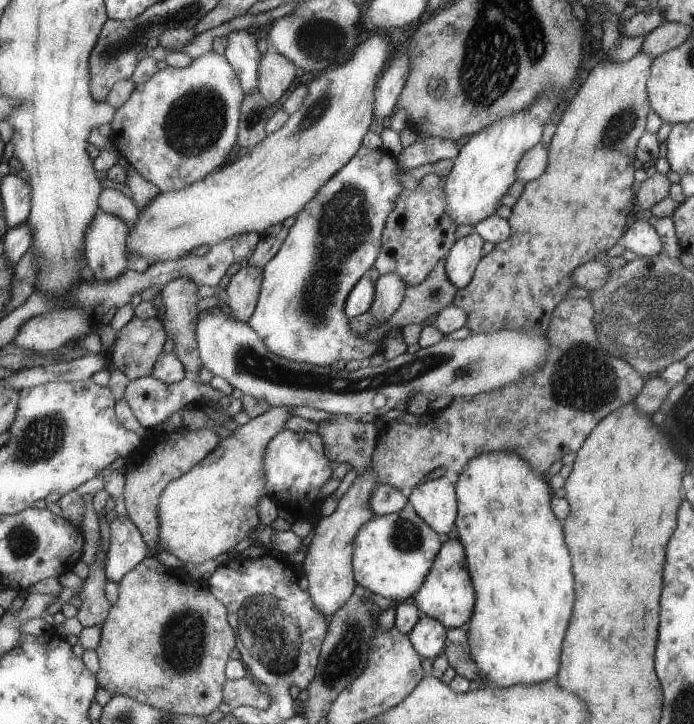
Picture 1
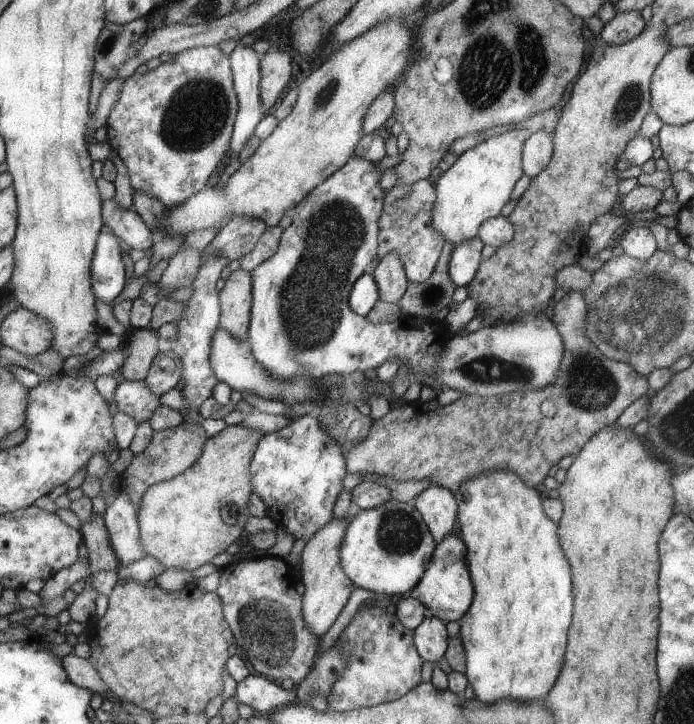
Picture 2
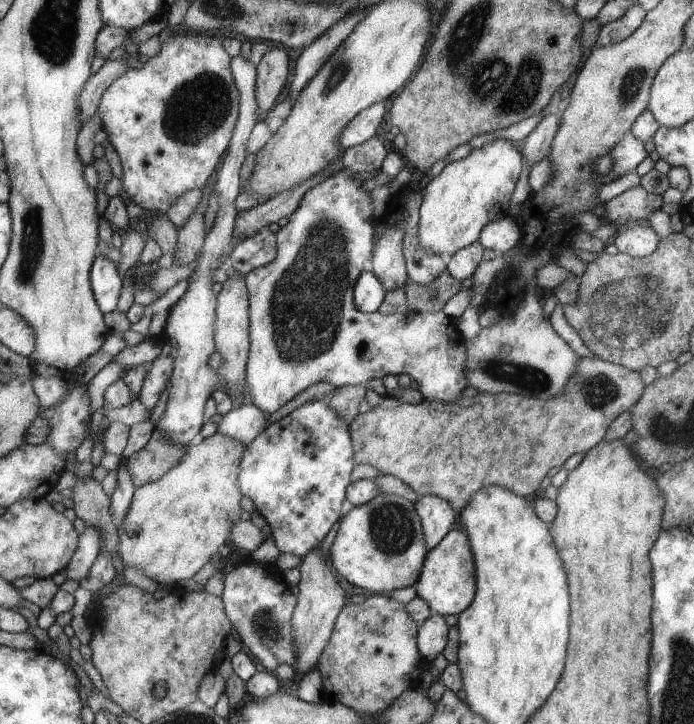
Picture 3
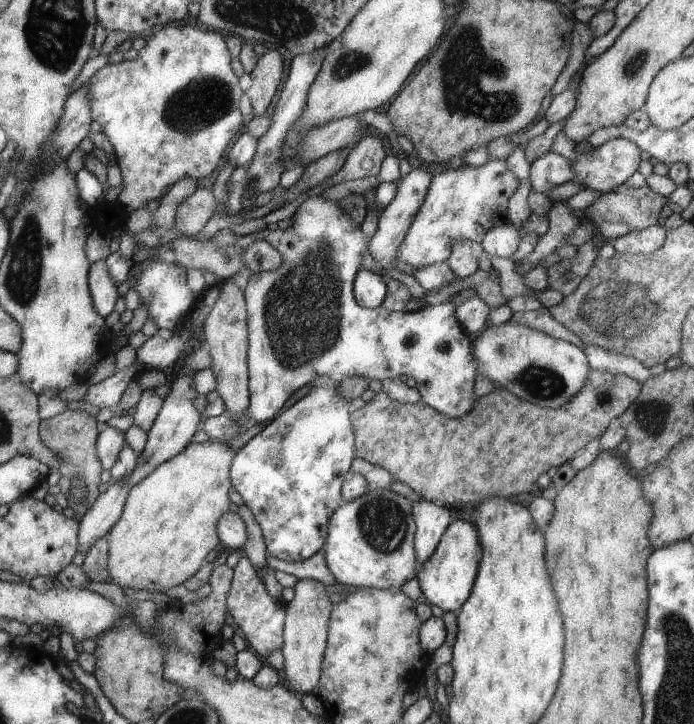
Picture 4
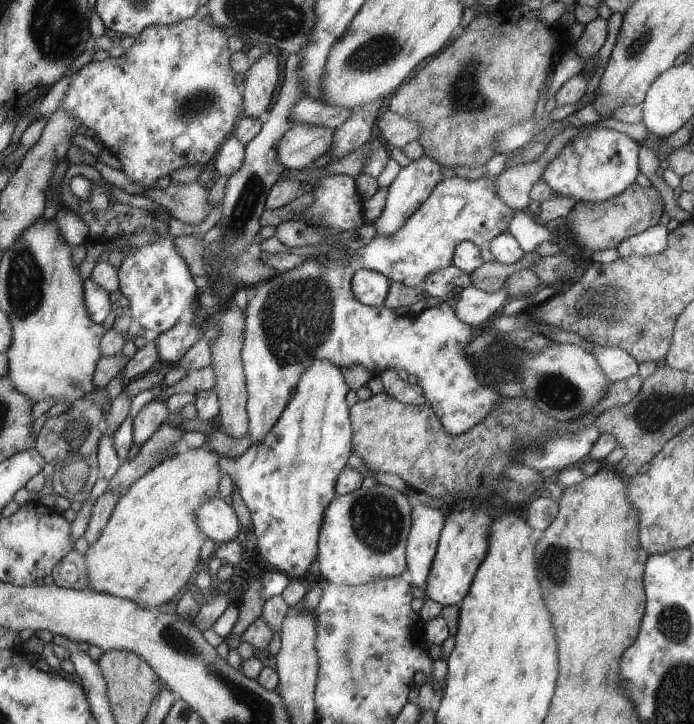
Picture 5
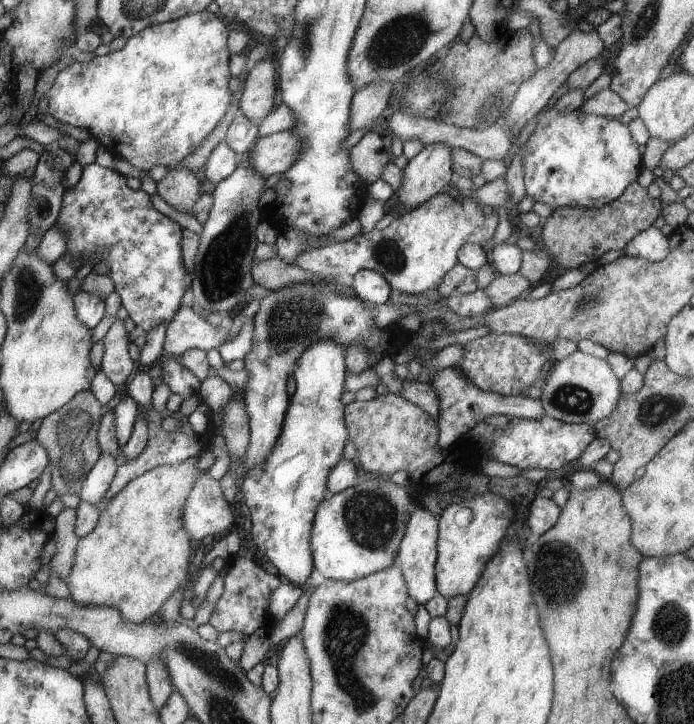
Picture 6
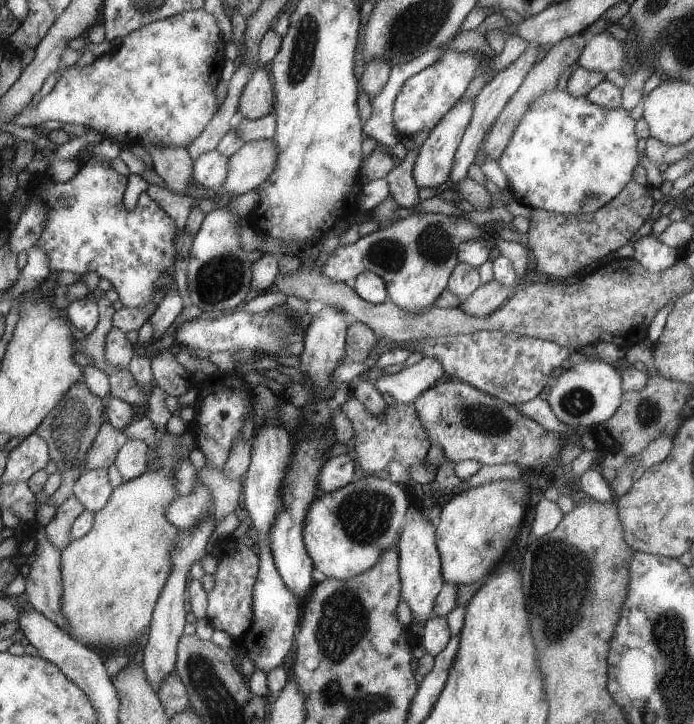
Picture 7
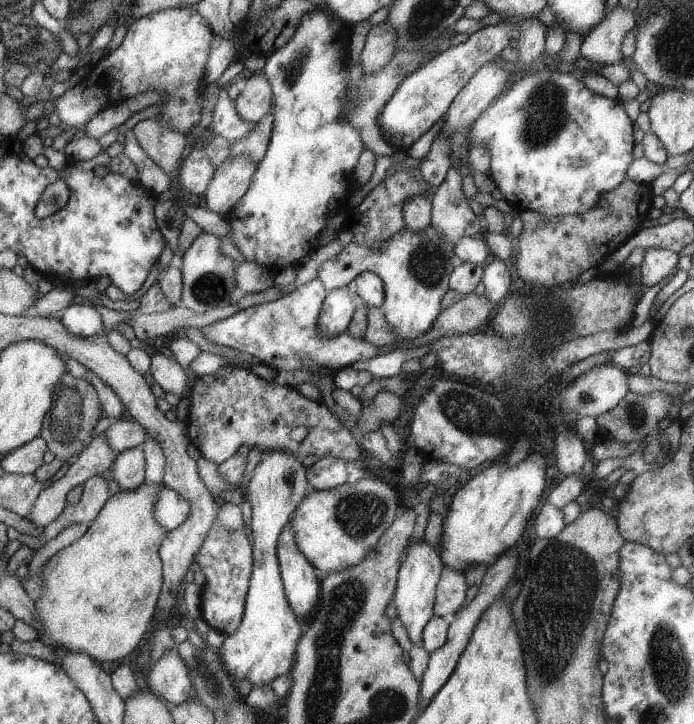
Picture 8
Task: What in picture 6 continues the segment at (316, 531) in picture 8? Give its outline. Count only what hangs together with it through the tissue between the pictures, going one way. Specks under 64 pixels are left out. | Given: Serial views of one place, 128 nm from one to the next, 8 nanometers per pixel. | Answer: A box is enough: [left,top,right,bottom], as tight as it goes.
[311,478,408,582]

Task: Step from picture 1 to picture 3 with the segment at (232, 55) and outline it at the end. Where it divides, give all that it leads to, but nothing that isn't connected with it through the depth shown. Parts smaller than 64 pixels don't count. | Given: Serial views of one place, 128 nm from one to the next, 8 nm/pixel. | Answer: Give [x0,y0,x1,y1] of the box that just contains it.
[155,53,263,446]

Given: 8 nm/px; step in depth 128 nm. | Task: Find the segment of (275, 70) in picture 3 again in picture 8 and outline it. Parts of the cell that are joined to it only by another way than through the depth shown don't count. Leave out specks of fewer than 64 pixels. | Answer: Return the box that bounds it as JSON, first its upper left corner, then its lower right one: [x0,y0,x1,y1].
[235,73,272,123]

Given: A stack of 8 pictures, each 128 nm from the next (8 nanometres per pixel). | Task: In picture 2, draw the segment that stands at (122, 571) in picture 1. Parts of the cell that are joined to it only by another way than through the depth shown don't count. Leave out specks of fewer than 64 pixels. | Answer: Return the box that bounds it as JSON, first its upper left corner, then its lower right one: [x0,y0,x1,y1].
[104,491,145,566]

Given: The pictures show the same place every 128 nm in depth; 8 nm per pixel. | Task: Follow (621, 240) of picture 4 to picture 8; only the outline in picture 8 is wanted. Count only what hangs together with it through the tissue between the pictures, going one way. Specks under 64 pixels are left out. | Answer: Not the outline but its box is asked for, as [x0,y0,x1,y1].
[640,247,678,288]

